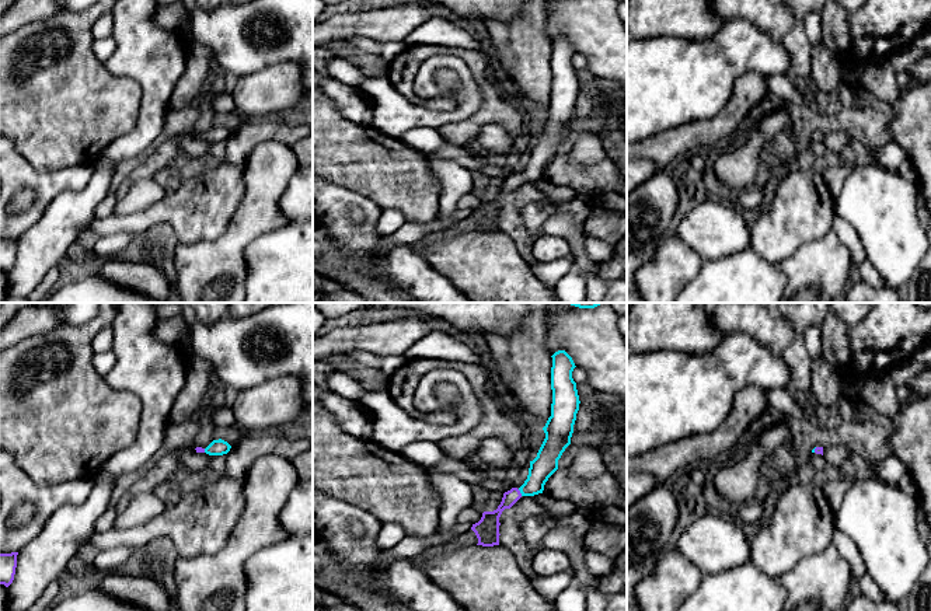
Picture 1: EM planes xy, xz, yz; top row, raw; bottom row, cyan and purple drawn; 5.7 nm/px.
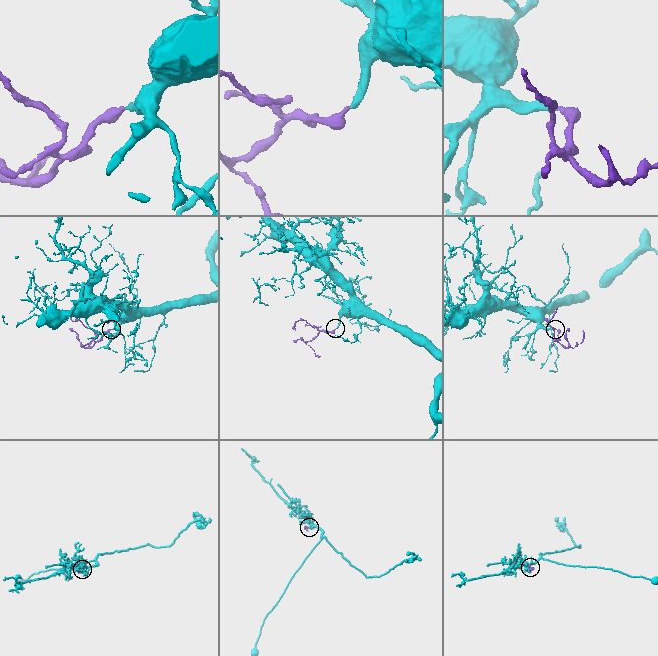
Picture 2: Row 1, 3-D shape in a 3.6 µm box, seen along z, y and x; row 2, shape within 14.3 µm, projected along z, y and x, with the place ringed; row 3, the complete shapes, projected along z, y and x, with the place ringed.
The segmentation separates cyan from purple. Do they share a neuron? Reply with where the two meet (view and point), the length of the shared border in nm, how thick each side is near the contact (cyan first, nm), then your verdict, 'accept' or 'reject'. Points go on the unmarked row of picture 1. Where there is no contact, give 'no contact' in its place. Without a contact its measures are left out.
xz (520, 178) | 50 nm | 140/110 nm | accept

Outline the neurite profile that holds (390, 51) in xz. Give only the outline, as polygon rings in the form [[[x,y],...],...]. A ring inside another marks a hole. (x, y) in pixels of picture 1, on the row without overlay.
[[[381,42],[381,56],[388,62],[395,60],[407,49],[405,42]]]

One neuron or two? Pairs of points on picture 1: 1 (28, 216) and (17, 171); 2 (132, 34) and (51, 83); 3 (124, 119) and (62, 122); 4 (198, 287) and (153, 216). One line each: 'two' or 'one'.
1: one
2: two
3: one
4: two

